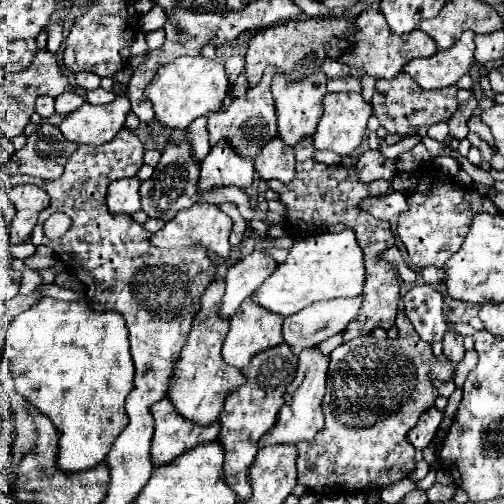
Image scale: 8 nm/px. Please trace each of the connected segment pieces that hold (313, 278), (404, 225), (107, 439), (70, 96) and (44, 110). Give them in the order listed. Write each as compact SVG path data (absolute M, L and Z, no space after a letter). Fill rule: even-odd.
M342 230L342 232L324 232L324 234L316 234L316 236L308 236L302 240L296 240L288 258L276 266L276 270L264 280L264 284L252 294L252 300L274 312L280 316L290 316L300 312L302 308L310 306L312 302L318 300L330 300L330 298L352 298L352 296L360 296L364 288L364 264L362 264L362 250L356 242L356 234L352 230Z
M426 168L424 172L418 174L418 186L406 198L410 206L408 212L400 214L398 218L398 238L404 242L408 252L408 264L414 268L430 264L442 268L444 262L460 250L474 214L500 212L488 196L482 196L478 192L478 188L464 186L434 168Z
M44 298L34 308L16 316L8 326L4 354L12 360L16 392L48 416L58 430L58 468L62 472L80 472L98 466L106 458L116 436L128 424L124 400L132 390L134 366L124 318L118 312L94 312L88 308L86 300L62 302Z
M66 92L66 94L62 94L62 96L56 98L56 114L66 116L66 114L78 110L82 104L84 104L82 96L78 96L76 92Z
M40 96L34 104L34 110L42 116L42 118L50 118L54 114L54 100L50 96Z

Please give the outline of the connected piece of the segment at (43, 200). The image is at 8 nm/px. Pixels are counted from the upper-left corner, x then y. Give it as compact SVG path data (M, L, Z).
M34 184L14 186L14 188L8 190L8 196L18 210L16 216L14 216L12 228L10 228L12 244L28 242L32 228L36 226L36 218L48 206L50 198L48 198L48 194L44 194L42 188L34 186Z

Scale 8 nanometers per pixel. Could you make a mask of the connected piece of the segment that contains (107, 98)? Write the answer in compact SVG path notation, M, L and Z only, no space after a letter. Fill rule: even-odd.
M102 88L92 90L92 92L86 92L86 102L90 102L90 104L108 104L108 102L112 102L114 98L116 98L116 94L106 92L106 90L102 90Z

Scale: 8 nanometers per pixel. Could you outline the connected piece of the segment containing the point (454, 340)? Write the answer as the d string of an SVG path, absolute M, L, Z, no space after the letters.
M446 332L446 338L444 338L444 356L452 362L454 368L464 358L464 352L466 350L462 346L462 336L458 336L456 332Z

